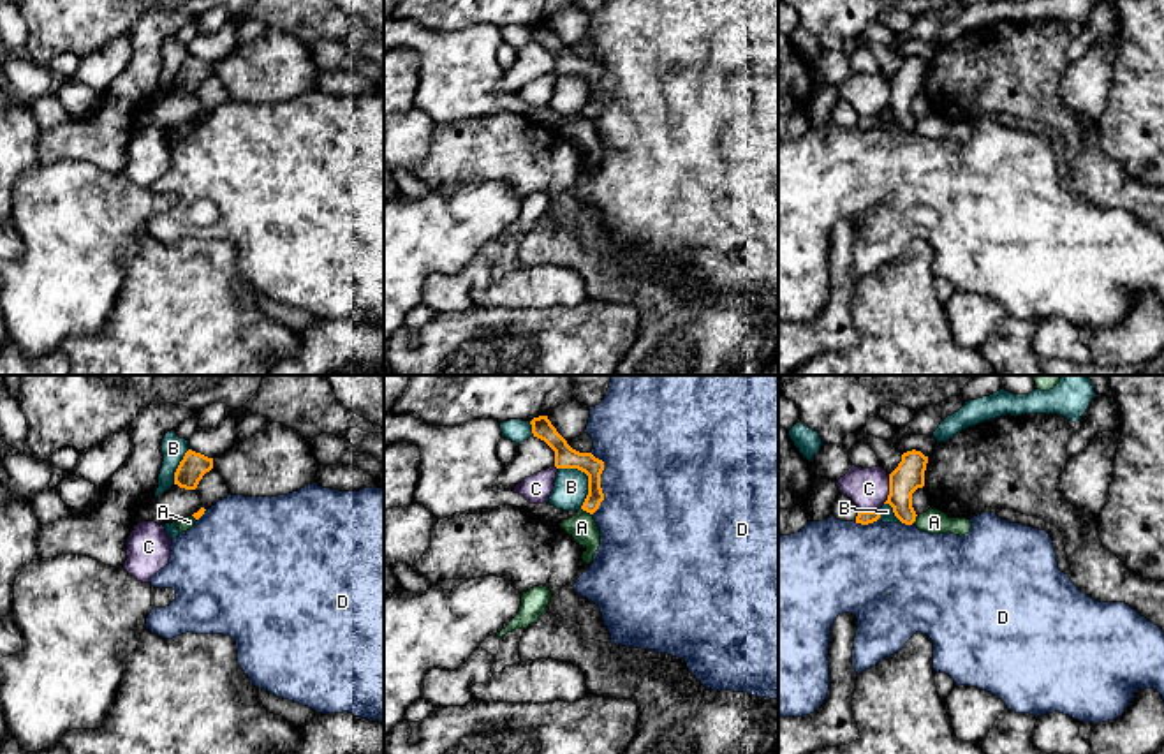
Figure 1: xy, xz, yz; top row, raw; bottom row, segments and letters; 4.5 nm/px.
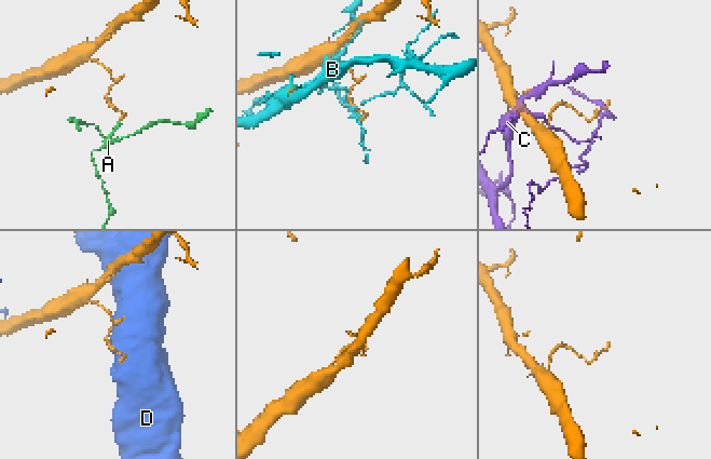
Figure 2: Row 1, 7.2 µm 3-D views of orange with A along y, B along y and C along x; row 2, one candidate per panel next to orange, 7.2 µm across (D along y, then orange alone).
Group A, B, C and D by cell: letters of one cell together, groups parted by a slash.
A / B / C / D

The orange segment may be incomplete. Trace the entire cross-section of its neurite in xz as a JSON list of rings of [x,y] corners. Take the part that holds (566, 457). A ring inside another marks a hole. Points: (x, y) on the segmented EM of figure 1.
[[[548,416],[534,418],[530,425],[534,437],[544,440],[555,451],[556,469],[578,469],[588,476],[588,495],[581,509],[593,514],[604,500],[604,493],[600,488],[604,462],[595,458],[592,453],[579,453],[572,449],[551,425]]]

